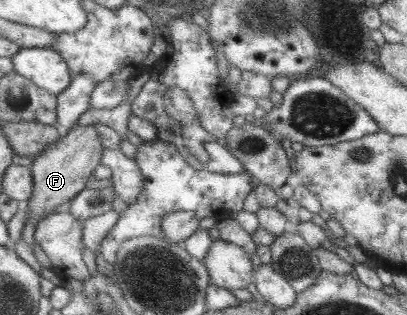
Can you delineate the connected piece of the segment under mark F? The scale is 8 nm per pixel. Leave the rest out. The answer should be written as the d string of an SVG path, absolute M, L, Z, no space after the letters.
M80 125L36 157L31 167L34 176L34 193L27 204L23 205L23 208L27 208L28 218L47 216L56 208L61 212L67 203L86 190L94 171L101 164L104 151L105 146L101 136L98 135L97 127Z

